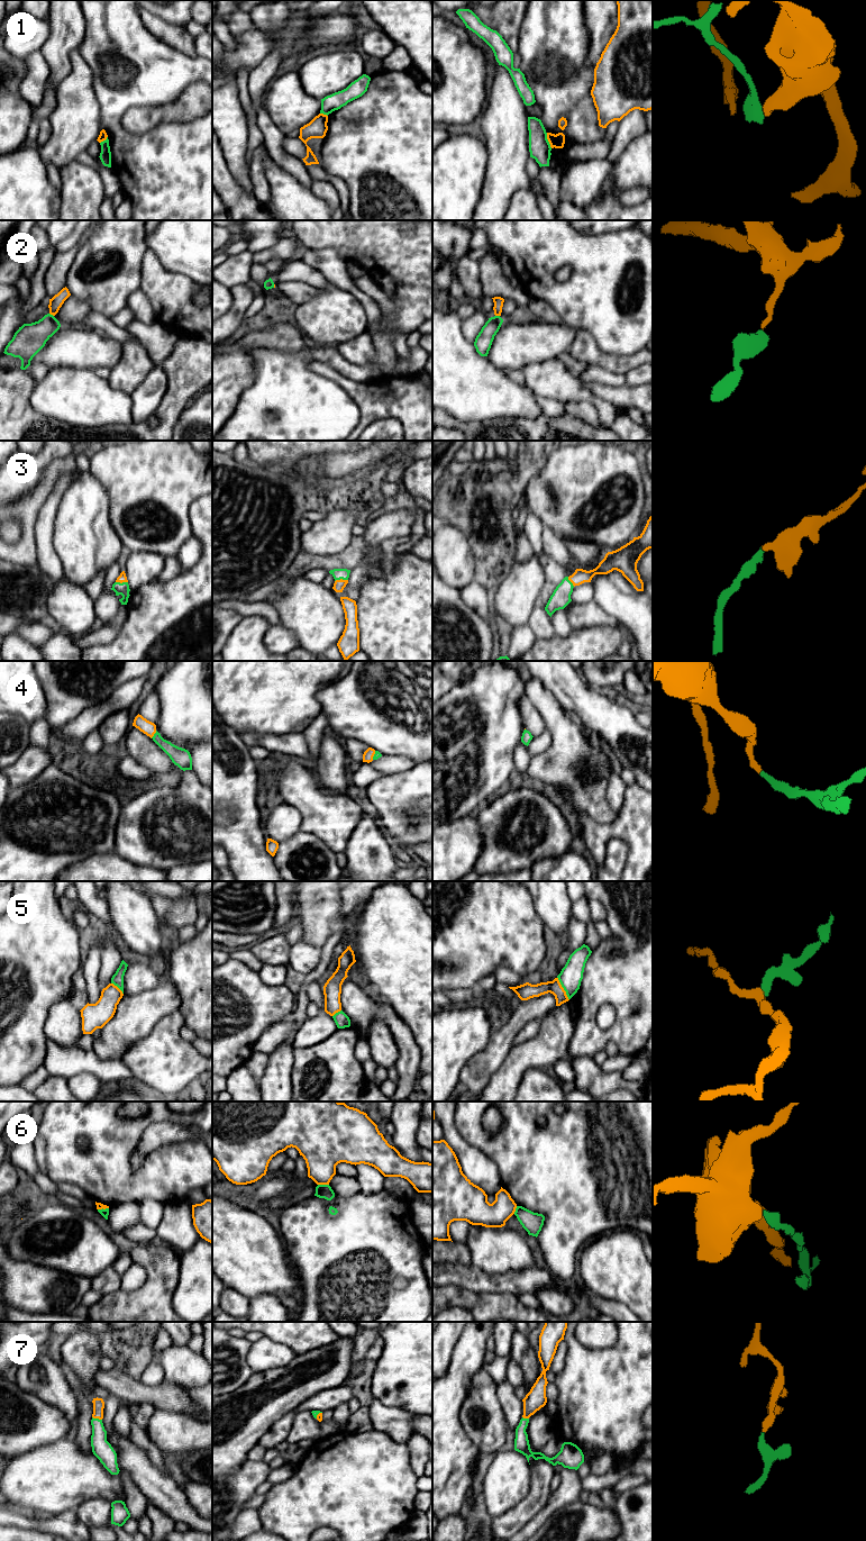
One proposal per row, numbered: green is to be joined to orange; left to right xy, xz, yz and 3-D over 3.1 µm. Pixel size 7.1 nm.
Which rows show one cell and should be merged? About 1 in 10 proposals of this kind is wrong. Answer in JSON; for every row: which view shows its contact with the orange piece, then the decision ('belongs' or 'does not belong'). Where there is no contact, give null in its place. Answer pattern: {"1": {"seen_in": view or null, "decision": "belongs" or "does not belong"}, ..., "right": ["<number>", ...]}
{"1": {"seen_in": "yz", "decision": "does not belong"}, "2": {"seen_in": "xy", "decision": "belongs"}, "3": {"seen_in": "xz", "decision": "belongs"}, "4": {"seen_in": "xy", "decision": "belongs"}, "5": {"seen_in": "yz", "decision": "does not belong"}, "6": {"seen_in": "xz", "decision": "does not belong"}, "7": {"seen_in": "xy", "decision": "belongs"}, "right": ["2", "3", "4", "7"]}

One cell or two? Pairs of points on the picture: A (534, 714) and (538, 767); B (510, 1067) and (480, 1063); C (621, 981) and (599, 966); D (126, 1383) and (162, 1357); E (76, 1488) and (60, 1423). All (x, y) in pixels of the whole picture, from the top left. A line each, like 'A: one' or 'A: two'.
A: two
B: two
C: one
D: two
E: two

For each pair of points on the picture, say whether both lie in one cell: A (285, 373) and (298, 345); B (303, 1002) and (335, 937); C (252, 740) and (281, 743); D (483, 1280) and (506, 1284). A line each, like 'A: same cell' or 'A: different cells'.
A: different cells
B: same cell
C: same cell
D: same cell

